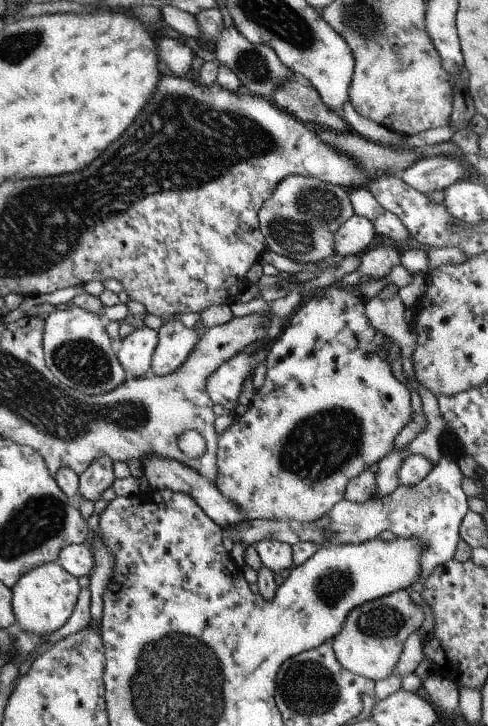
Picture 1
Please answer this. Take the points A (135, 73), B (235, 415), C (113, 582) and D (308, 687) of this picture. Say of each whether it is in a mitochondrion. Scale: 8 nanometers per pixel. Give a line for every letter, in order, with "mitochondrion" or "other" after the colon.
A: other
B: other
C: other
D: mitochondrion

